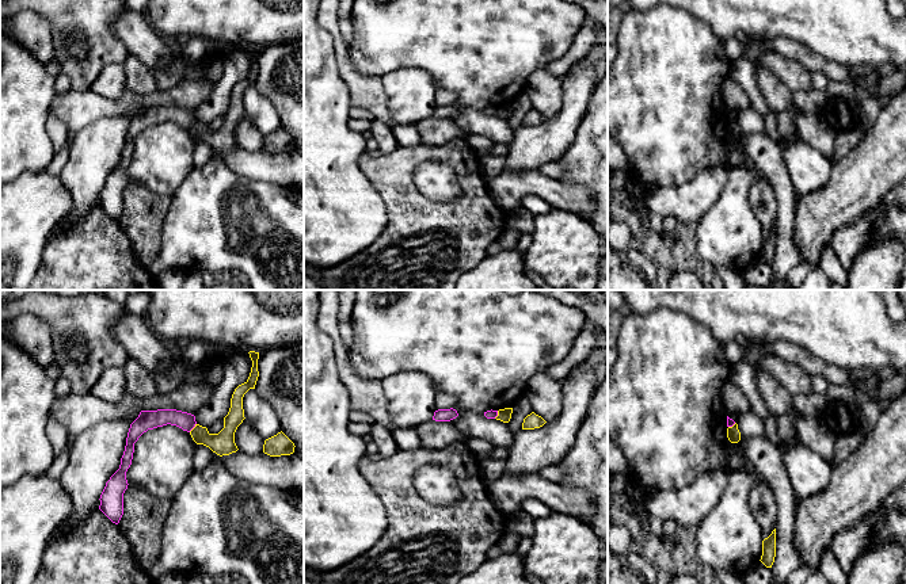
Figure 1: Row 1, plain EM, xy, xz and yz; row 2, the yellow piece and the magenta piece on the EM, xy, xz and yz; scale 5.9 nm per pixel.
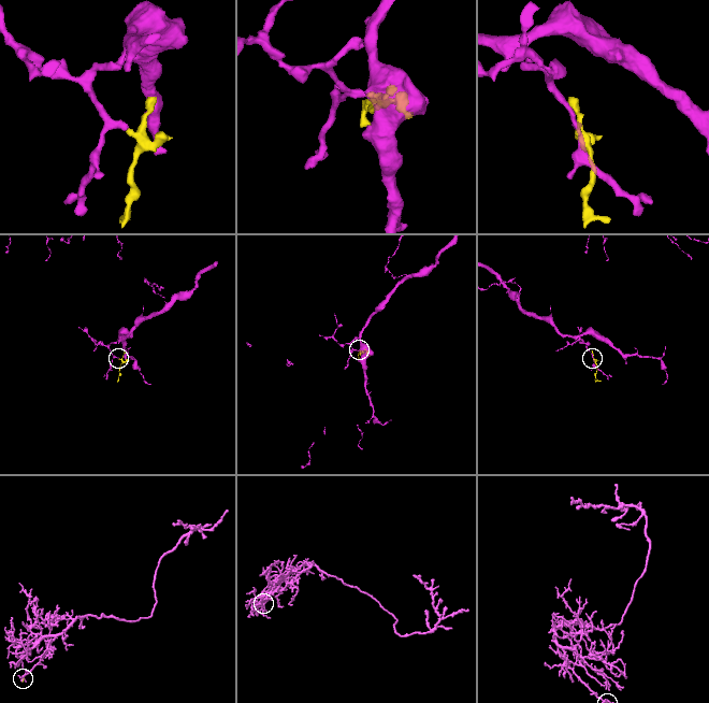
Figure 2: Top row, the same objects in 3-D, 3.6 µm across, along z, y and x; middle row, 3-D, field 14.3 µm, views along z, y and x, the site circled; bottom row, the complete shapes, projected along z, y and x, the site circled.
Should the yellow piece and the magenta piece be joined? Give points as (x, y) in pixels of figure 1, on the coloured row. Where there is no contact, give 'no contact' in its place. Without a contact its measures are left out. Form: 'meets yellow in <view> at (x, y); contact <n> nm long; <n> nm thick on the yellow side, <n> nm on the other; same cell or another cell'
meets yellow in xy at (194, 427); contact 70 nm long; 140 nm thick on the yellow side, 110 nm on the other; another cell

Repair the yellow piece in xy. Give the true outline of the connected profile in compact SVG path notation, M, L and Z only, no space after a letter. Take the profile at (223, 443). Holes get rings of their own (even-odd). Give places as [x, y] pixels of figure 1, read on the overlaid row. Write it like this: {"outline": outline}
{"outline": "M250 351L248 354L252 360L251 373L248 379L244 383L239 385L232 394L229 412L224 417L224 428L218 434L210 434L206 427L195 424L195 427L190 431L190 435L197 444L209 447L220 457L229 455L239 450L235 443L235 432L245 419L243 409L243 397L250 389L255 389L259 377L259 352Z"}

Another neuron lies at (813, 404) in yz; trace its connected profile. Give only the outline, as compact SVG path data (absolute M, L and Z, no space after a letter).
M815 392L796 394L792 396L792 408L802 415L819 416L827 401L826 394L818 394Z

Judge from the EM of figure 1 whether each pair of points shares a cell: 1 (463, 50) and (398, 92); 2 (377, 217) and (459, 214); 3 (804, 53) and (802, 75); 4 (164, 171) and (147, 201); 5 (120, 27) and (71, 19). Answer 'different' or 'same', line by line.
1: different
2: different
3: different
4: different
5: different

